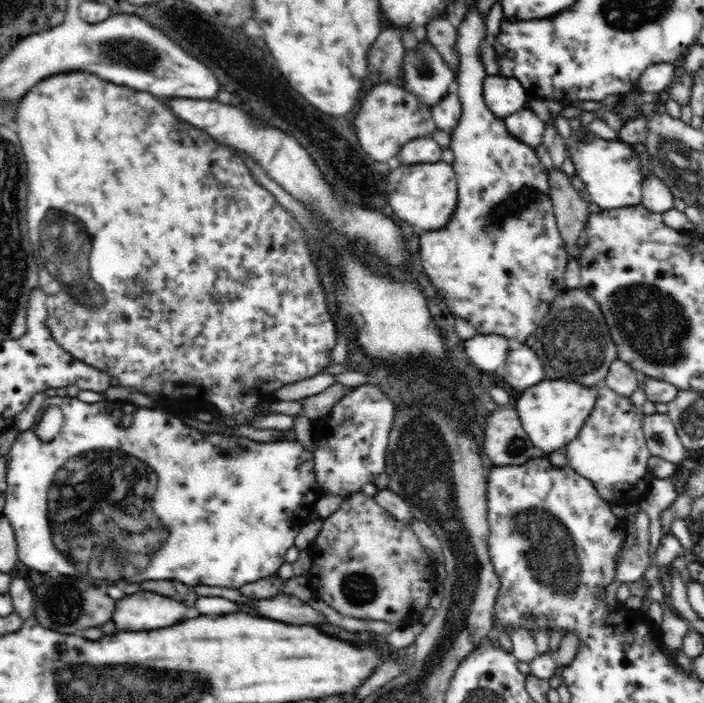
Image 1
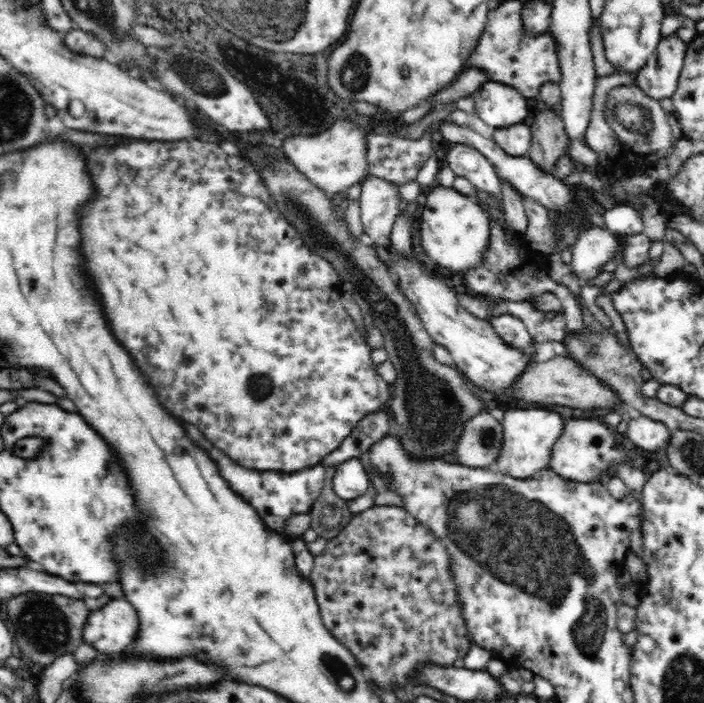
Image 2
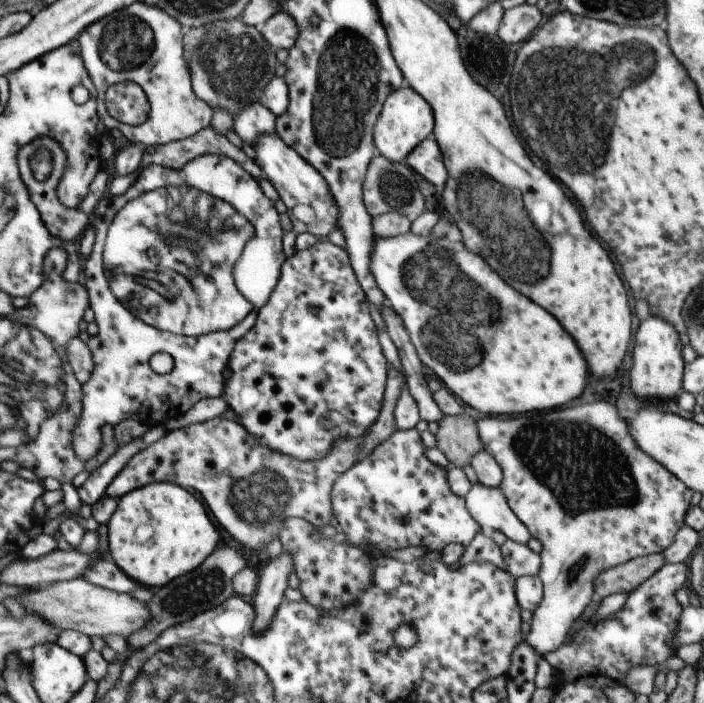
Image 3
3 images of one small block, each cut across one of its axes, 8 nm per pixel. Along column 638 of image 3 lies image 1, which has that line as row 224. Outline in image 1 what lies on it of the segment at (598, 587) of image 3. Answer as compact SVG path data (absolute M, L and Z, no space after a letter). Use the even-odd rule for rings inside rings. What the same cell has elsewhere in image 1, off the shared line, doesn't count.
M550 165L547 171L550 177L550 199L558 230L569 257L577 259L582 252L577 246L577 241L582 230L584 232L591 214L589 203L584 202L576 188L572 187L571 179L561 168L556 169Z

